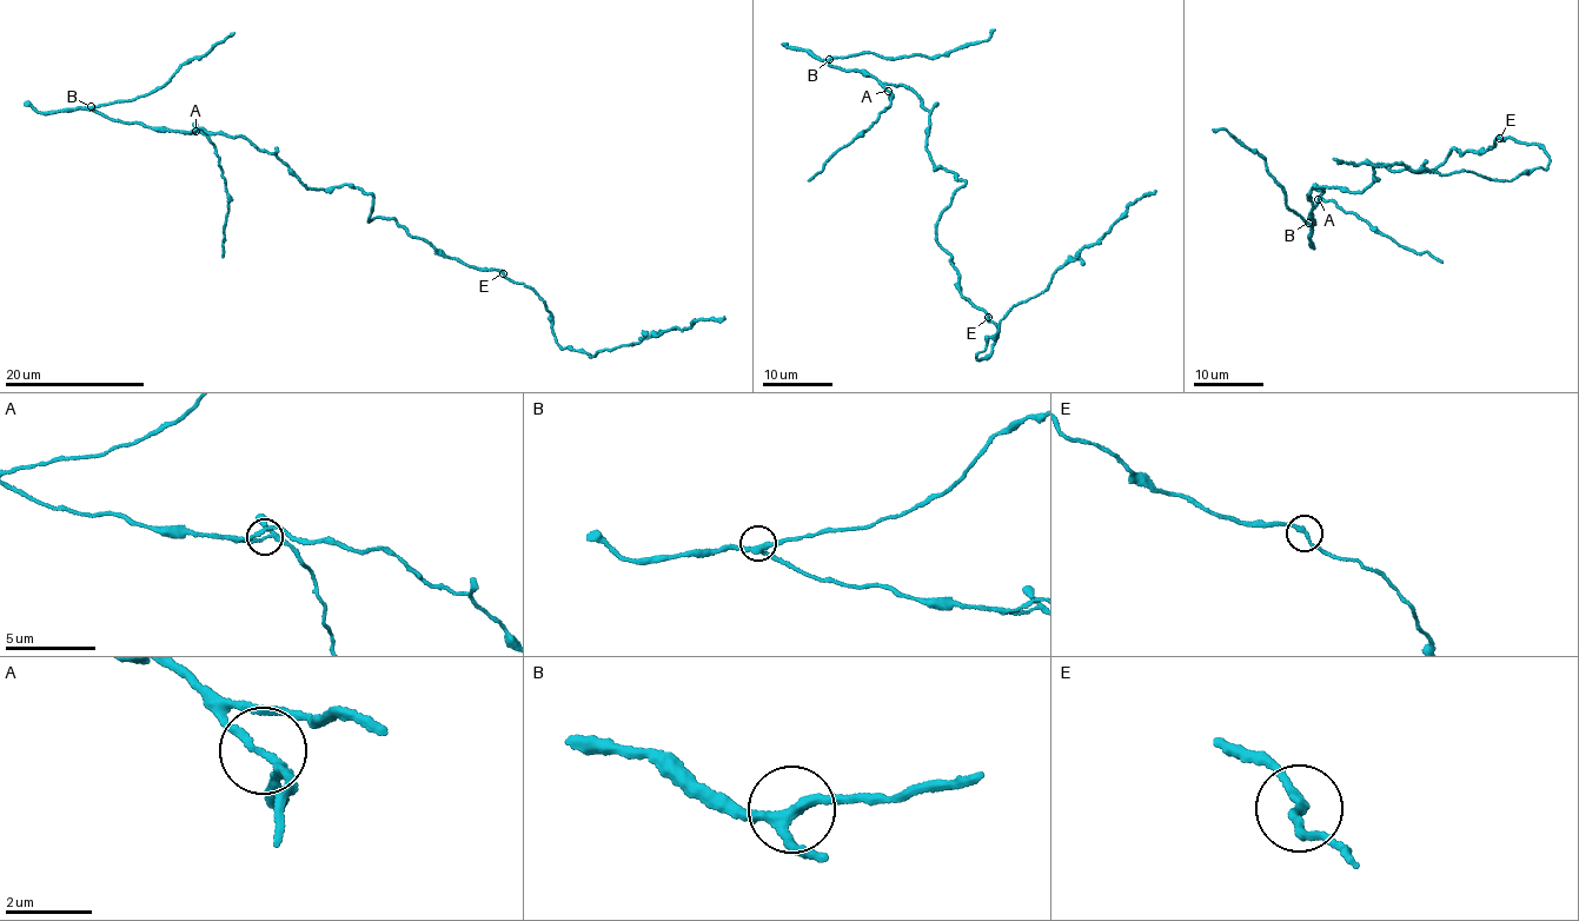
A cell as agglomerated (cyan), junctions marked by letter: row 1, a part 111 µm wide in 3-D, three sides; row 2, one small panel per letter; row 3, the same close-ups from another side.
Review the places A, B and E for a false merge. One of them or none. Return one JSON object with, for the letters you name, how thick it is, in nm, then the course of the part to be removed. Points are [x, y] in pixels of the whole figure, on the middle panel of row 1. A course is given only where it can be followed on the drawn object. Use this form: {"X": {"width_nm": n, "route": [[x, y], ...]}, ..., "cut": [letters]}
{"cut": []}

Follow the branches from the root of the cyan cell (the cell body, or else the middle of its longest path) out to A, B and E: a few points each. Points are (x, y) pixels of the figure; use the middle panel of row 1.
A: (937, 225), (964, 183), (934, 166), (927, 147), (929, 114), (920, 97), (890, 84), (884, 86), (888, 91)
B: (937, 225), (964, 183), (934, 166), (927, 147), (929, 114), (920, 97), (868, 74), (833, 67), (829, 59)
E: (937, 225), (935, 239), (950, 256), (961, 295), (988, 316)

